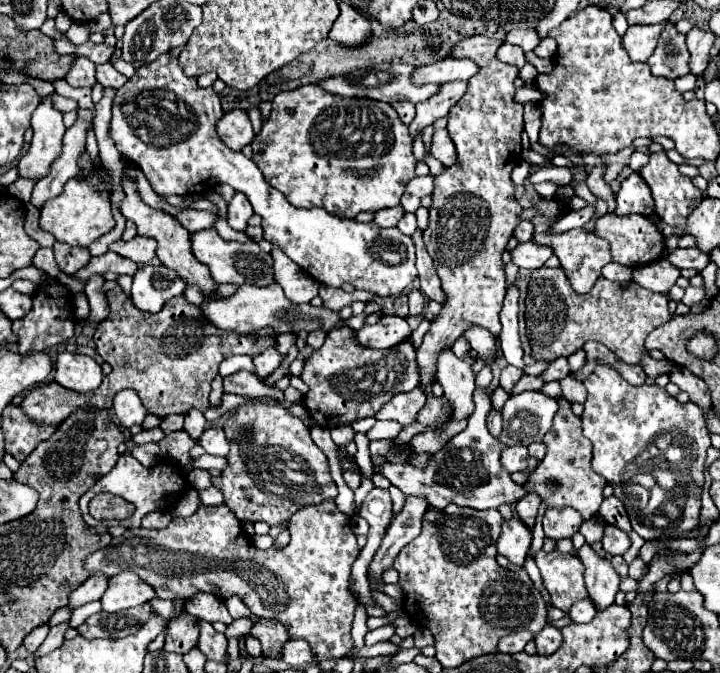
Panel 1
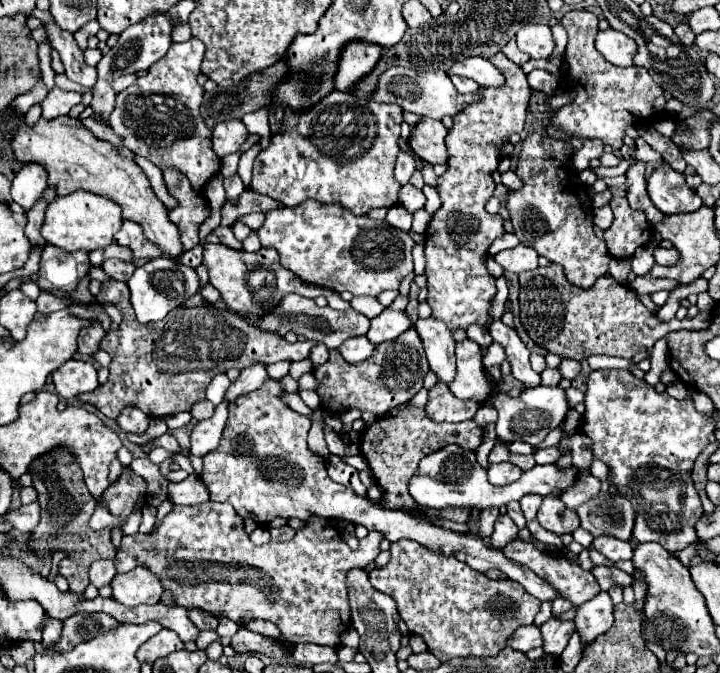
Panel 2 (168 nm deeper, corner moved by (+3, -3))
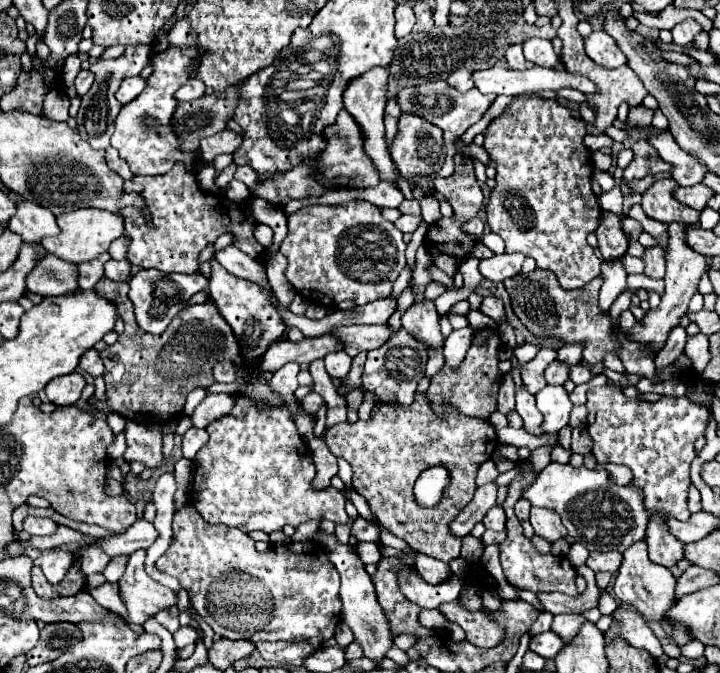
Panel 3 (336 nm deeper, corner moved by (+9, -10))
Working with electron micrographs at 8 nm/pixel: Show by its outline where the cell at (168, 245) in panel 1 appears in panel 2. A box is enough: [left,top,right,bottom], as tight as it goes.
[9,116,183,260]

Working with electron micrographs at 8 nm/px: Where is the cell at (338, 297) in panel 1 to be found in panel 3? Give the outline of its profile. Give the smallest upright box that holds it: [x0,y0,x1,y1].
[391,265,411,295]

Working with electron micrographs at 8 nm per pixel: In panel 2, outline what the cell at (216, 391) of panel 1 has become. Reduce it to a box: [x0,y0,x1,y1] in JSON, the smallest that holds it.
[191,400,215,420]

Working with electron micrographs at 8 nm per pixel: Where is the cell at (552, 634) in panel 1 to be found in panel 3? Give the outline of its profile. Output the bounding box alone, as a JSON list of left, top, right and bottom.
[551,613,587,641]

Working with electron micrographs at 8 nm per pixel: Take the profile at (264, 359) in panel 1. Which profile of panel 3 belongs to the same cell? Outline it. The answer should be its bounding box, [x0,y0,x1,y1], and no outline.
[191,393,235,427]

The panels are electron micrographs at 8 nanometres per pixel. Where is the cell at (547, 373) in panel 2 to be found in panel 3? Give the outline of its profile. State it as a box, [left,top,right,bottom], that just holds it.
[545,359,569,385]

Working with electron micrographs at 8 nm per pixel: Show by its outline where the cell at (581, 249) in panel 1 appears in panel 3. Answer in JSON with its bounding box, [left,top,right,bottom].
[483,95,603,289]

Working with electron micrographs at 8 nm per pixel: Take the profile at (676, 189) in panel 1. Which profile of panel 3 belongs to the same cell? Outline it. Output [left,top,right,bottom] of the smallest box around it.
[641,179,699,225]

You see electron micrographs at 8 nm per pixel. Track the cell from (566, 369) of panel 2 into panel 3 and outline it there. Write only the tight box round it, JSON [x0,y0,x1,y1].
[569,363,597,385]

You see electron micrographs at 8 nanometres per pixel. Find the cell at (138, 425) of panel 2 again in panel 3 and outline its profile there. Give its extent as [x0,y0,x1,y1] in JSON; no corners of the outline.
[123,421,168,467]

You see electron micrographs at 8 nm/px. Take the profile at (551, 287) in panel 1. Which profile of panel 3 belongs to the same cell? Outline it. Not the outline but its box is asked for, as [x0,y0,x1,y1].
[505,269,619,365]

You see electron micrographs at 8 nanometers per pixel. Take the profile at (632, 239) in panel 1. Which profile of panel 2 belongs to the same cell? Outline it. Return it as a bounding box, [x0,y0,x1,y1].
[603,196,651,260]

